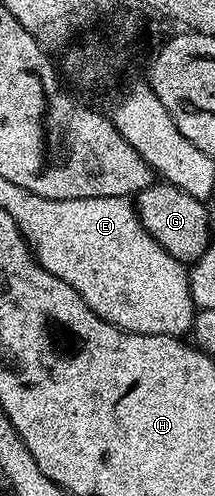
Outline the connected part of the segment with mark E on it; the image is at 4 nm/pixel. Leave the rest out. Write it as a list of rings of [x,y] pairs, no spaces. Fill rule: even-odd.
[[[128,198],[53,201],[49,205],[49,216],[55,223],[75,223],[81,237],[67,241],[81,241],[81,245],[53,255],[37,255],[38,263],[45,271],[57,275],[57,279],[65,279],[100,319],[124,333],[182,338],[192,332],[197,310],[191,301],[188,266],[173,259],[173,255],[145,231]]]

